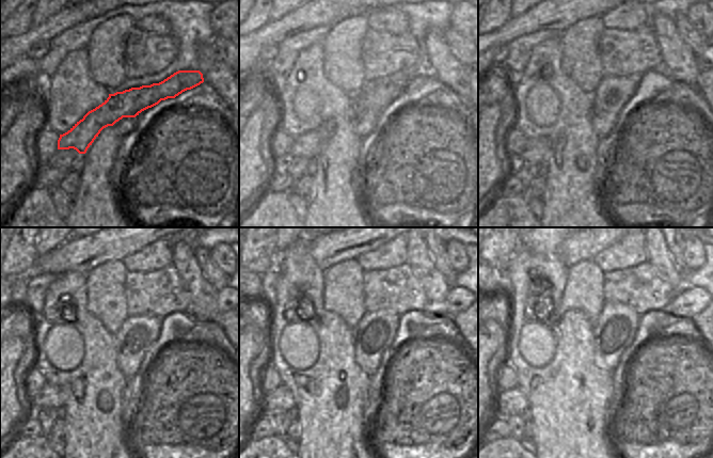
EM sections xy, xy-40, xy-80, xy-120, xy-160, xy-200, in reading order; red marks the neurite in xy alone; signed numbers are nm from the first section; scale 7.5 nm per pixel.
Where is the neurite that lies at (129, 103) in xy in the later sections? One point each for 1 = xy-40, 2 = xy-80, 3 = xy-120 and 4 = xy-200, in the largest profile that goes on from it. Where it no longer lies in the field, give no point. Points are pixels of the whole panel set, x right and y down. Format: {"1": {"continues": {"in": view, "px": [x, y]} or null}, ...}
{"1": {"continues": {"in": "xy-40", "px": [309, 145]}}, "2": {"continues": {"in": "xy-80", "px": [537, 151]}}, "3": {"continues": {"in": "xy-120", "px": [50, 396]}}, "4": {"continues": {"in": "xy-200", "px": [512, 403]}}}

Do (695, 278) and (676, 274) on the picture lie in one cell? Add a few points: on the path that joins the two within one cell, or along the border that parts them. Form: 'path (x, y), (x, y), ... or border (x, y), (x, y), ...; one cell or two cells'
border (682, 271), (684, 281), (691, 286); two cells

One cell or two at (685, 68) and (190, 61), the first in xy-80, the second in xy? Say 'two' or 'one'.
two

